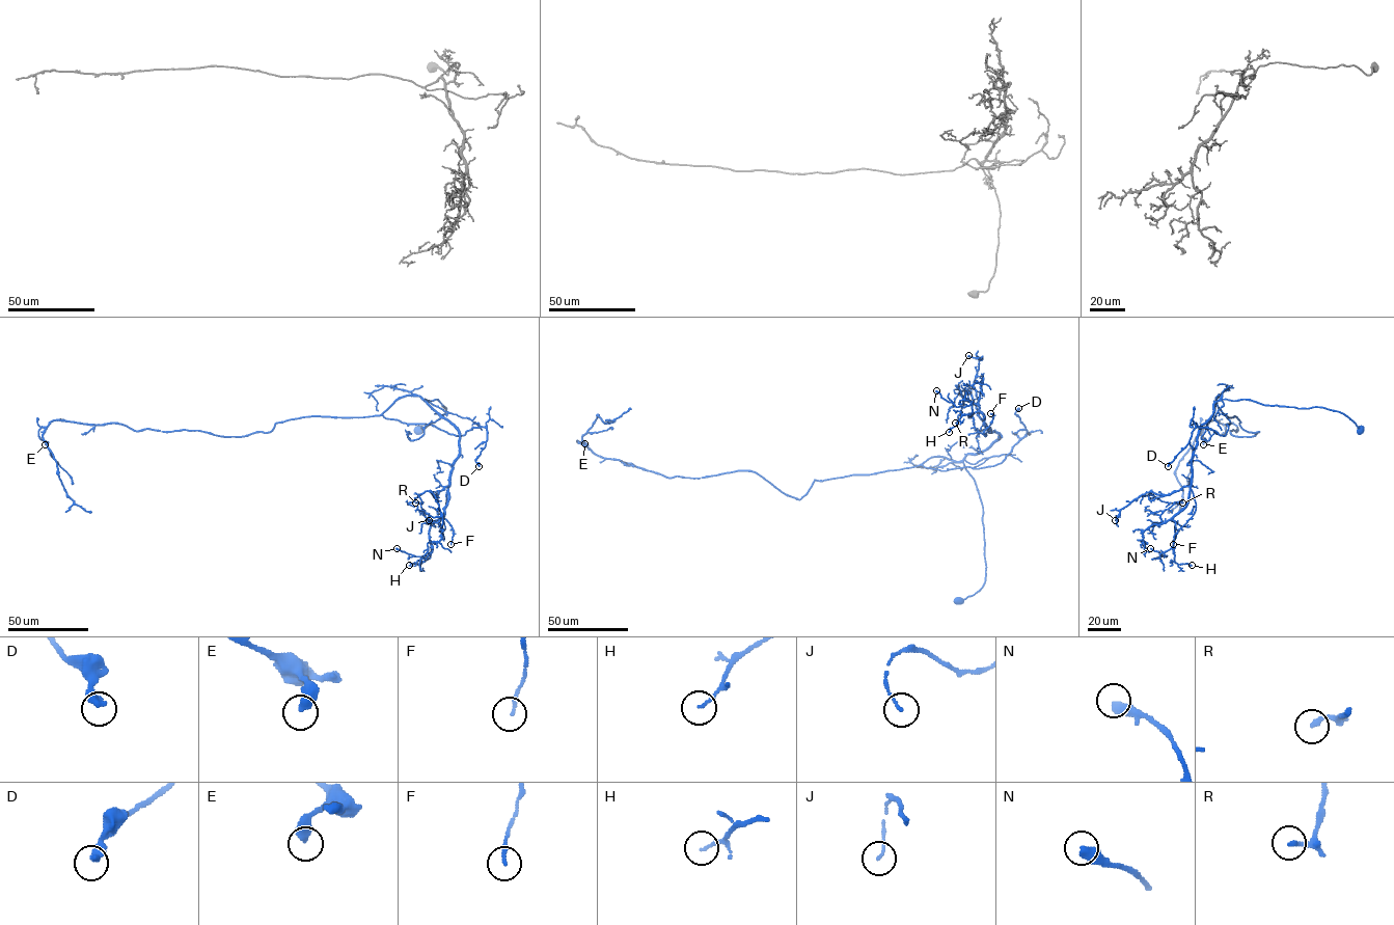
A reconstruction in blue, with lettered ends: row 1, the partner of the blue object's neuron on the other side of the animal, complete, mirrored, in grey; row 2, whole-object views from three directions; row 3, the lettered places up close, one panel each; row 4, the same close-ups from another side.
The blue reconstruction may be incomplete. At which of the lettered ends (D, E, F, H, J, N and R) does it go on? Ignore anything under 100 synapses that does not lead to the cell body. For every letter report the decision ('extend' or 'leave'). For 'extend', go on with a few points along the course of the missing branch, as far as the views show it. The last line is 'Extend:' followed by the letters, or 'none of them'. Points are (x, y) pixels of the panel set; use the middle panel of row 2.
D: leave
E: leave
F: leave
H: leave
J: leave
N: leave
R: leave
Extend: none of them

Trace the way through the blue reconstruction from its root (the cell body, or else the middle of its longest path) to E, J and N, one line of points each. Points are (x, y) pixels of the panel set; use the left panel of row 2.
E: (418, 431), (444, 413), (437, 400), (240, 437), (54, 419), (45, 444)
J: (418, 431), (444, 413), (437, 400), (424, 399), (459, 436), (449, 485), (431, 491), (441, 515), (429, 520)
N: (418, 431), (444, 413), (437, 400), (424, 399), (458, 431), (459, 455), (431, 553), (397, 548)

